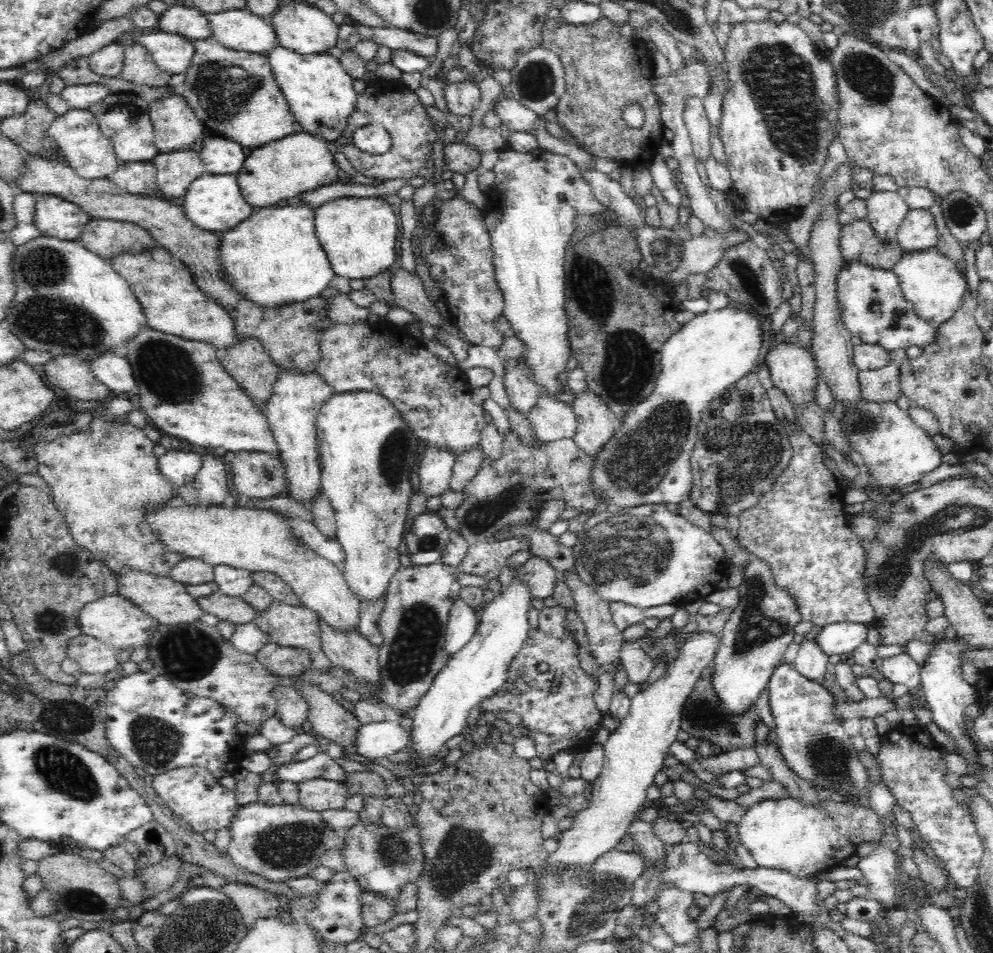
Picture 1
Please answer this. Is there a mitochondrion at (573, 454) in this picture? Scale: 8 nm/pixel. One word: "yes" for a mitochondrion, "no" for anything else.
no

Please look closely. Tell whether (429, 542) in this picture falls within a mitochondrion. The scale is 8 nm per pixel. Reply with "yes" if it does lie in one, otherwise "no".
yes

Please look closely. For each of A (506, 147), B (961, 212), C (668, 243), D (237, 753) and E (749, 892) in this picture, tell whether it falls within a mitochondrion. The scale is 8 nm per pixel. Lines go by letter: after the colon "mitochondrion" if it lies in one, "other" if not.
A: other
B: mitochondrion
C: other
D: other
E: other

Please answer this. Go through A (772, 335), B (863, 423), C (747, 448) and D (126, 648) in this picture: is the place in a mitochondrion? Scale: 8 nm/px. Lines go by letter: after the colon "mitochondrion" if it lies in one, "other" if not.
A: other
B: mitochondrion
C: mitochondrion
D: other

